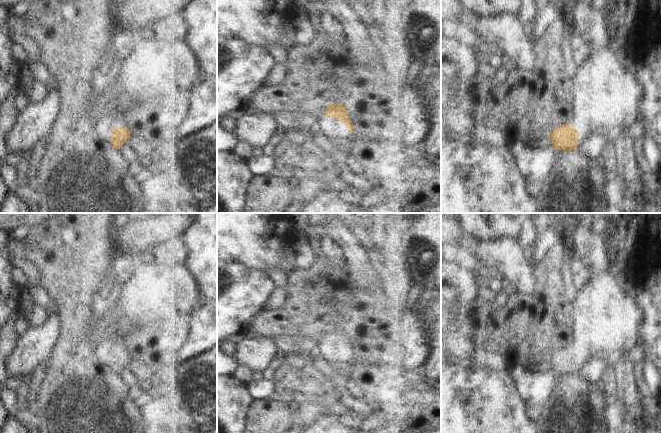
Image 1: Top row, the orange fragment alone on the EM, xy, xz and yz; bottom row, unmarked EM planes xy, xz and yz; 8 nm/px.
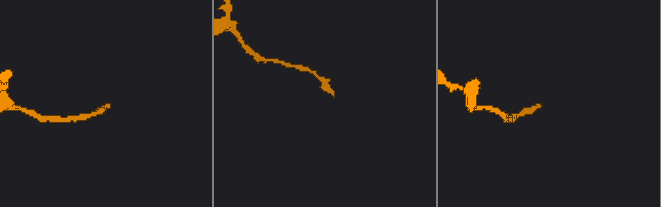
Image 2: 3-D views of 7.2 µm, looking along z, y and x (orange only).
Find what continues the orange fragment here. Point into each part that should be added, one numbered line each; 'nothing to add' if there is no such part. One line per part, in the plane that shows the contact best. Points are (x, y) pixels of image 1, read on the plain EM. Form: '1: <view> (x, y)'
1: xz (336, 356)

